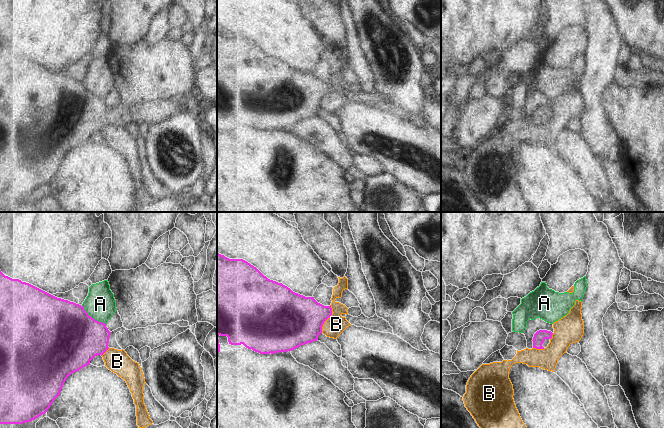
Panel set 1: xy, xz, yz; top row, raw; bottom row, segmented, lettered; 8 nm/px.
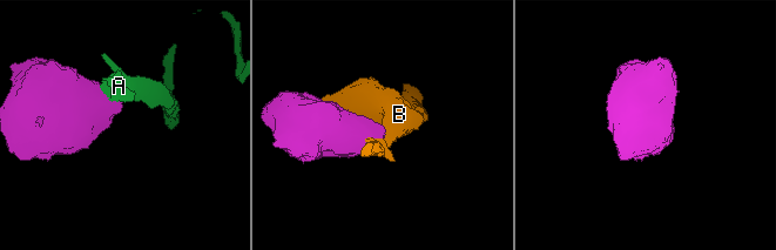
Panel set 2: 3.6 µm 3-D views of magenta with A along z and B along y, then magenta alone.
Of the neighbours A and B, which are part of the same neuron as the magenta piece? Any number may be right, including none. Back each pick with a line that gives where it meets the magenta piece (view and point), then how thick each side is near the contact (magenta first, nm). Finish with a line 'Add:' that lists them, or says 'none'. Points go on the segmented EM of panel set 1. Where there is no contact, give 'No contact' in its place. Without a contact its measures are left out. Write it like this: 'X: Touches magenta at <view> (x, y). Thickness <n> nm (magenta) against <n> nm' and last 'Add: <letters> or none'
Add: none

